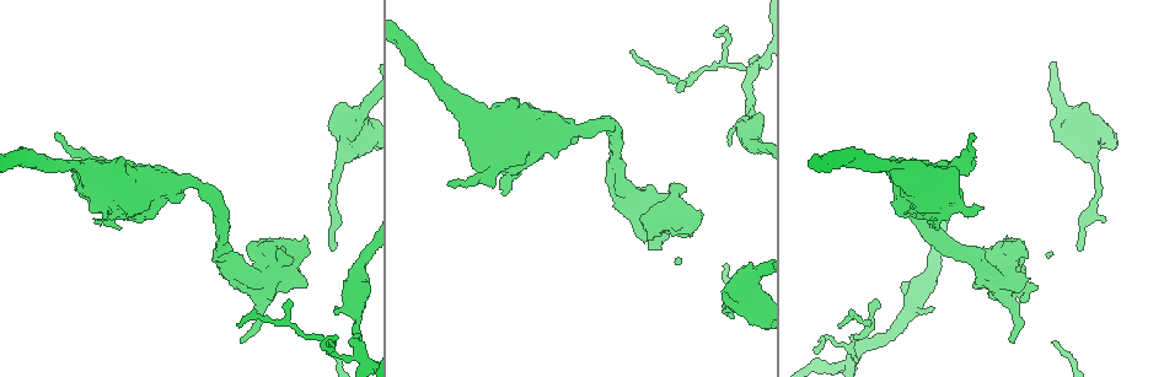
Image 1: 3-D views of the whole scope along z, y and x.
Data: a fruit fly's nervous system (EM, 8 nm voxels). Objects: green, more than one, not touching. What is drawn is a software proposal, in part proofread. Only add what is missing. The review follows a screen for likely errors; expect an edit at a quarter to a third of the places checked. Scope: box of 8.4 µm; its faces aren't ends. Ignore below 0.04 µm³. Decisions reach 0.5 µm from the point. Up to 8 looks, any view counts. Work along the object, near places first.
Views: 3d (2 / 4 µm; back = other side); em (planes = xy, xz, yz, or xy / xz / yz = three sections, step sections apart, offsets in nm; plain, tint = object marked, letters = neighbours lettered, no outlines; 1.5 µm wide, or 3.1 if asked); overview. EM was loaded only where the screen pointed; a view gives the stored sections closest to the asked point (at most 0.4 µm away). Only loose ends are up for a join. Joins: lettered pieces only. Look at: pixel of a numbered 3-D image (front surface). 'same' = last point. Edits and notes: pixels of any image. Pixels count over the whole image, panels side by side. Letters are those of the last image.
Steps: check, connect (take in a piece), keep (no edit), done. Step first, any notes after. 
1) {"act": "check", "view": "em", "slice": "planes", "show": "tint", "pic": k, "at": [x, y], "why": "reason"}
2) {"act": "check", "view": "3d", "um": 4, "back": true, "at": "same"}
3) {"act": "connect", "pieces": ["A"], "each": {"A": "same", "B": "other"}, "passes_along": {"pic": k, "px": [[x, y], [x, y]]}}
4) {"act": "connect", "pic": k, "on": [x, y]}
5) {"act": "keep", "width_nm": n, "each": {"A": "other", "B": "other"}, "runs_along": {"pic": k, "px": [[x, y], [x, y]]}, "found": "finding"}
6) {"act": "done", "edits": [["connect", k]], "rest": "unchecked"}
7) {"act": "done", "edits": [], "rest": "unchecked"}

{"act": "check", "view": "em", "slice": "xz", "step": 4, "show": "tint", "pic": 1, "at": [331, 247], "why": "branch stops here"}

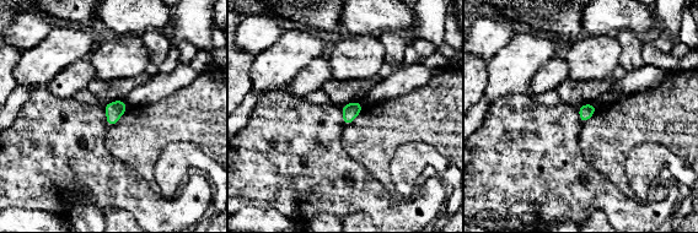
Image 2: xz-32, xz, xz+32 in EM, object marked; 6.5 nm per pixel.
{"act": "check", "view": "em", "slice": "planes", "show": "letters", "at": "same", "why": "cut it another way"}

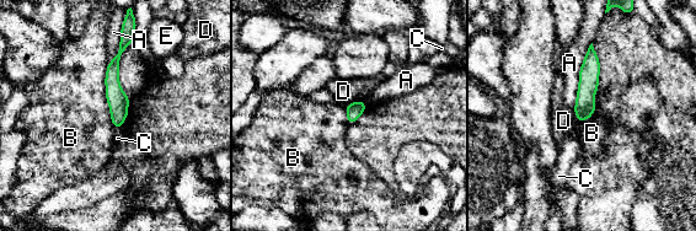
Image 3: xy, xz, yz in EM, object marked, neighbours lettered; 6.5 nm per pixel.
{"act": "keep", "each": {"A": "other", "B": "other", "C": "other", "D": "other", "E": "other"}, "runs_along": {"pic": 3, "px": [[126, 42], [113, 65], [117, 124]]}, "found": "none of them fits"}

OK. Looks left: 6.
{"act": "check", "view": "em", "slice": "planes", "show": "letters", "pic": 1, "at": [728, 144], "why": "branch stops here"}

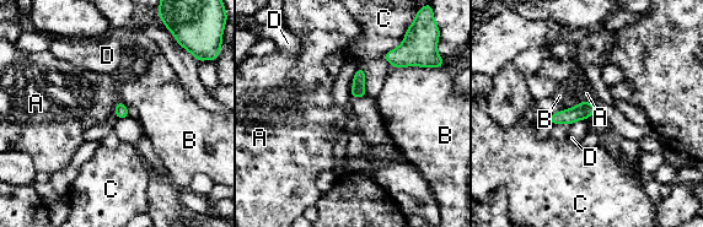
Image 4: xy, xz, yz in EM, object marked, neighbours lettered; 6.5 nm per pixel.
{"act": "keep", "each": {"A": "other", "B": "other", "C": "other", "D": "other"}, "border": {"pic": 4, "px": [[583, 100], [596, 106]]}, "found": "none of them fits"}

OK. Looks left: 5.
{"act": "check", "view": "em", "slice": "planes", "show": "plain", "pic": 1, "at": [325, 350], "why": "thin end"}

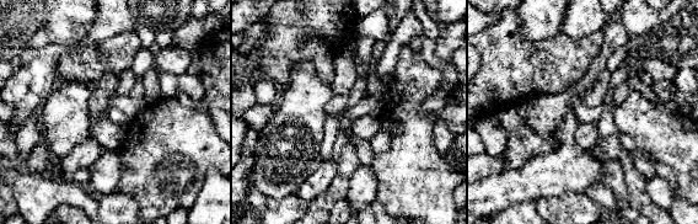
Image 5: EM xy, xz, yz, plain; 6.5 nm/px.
{"act": "check", "view": "em", "slice": "planes", "show": "letters", "at": "same", "why": "what lies round it"}

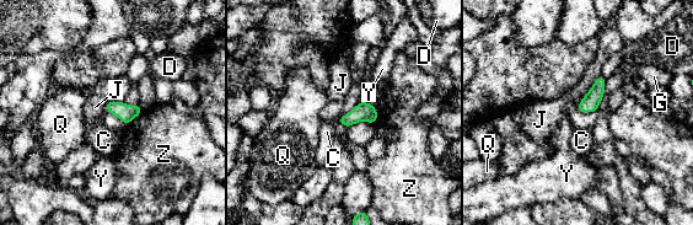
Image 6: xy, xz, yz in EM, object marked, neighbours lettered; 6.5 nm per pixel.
{"act": "keep", "each": {"C": "other", "D": "other", "G": "other", "J": "other", "Q": "other", "Y": "other", "Z": "other"}, "found": "no lettered piece goes on from it"}

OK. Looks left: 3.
{"act": "done", "edits": [], "rest": "unchecked"}

